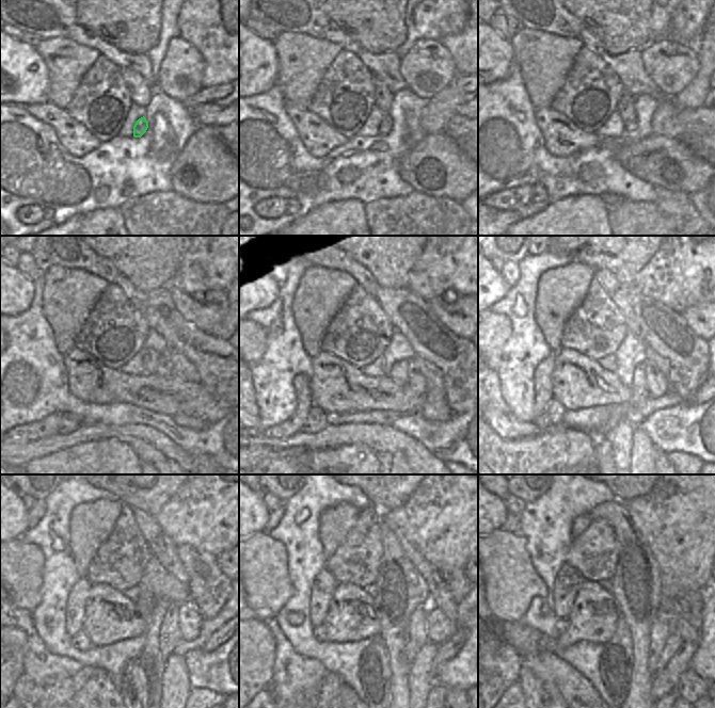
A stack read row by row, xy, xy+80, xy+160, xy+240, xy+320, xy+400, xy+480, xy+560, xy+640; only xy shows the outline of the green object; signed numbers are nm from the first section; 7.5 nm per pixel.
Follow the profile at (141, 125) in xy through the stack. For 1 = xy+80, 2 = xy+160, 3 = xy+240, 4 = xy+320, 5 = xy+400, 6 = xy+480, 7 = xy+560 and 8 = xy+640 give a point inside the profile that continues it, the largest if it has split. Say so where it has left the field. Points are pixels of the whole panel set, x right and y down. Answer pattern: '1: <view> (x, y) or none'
1: xy+80 (386, 123)
2: xy+160 (631, 125)
3: xy+240 (163, 366)
4: xy+320 (408, 374)
5: xy+400 (657, 383)
6: xy+480 (190, 621)
7: xy+560 (440, 628)
8: xy+640 (688, 633)

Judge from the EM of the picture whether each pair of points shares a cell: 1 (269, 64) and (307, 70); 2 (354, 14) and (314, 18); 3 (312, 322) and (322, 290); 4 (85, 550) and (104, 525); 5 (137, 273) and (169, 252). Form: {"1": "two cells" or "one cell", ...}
{"1": "two cells", "2": "two cells", "3": "one cell", "4": "one cell", "5": "one cell"}

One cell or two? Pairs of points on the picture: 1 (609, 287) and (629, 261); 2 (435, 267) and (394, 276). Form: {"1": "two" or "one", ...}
{"1": "two", "2": "two"}

